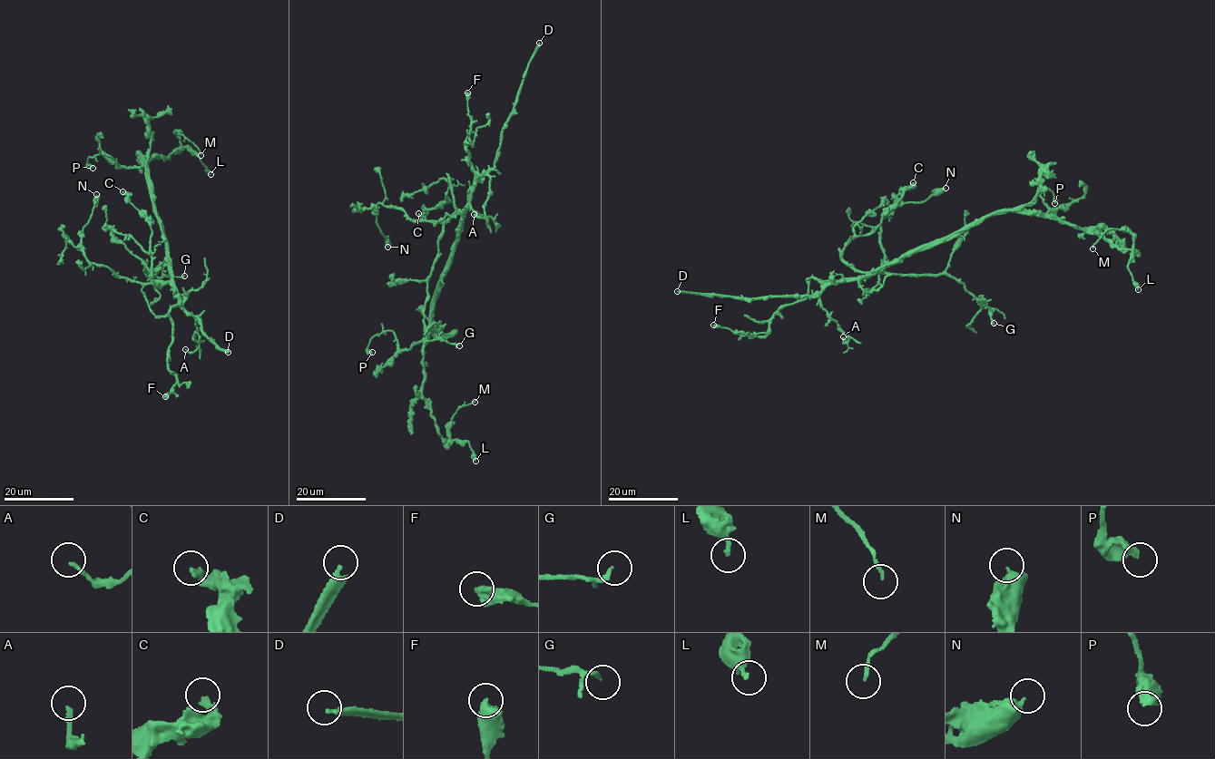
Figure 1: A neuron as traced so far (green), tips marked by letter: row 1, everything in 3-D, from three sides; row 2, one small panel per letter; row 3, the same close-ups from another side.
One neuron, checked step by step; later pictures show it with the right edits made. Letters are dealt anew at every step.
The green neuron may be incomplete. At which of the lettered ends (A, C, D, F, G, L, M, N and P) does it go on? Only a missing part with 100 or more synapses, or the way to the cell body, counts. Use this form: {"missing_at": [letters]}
{"missing_at": ["D"]}

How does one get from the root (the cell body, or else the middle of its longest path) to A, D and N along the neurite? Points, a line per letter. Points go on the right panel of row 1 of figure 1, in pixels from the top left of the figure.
A: (939, 240), (910, 249), (868, 274), (830, 282), (819, 300), (847, 338), (845, 344), (843, 336)
D: (939, 240), (910, 249), (868, 274), (830, 281), (811, 296), (749, 299), (677, 291)
N: (939, 240), (910, 249), (872, 274), (879, 272), (884, 261), (881, 221), (896, 207), (923, 201), (945, 188)

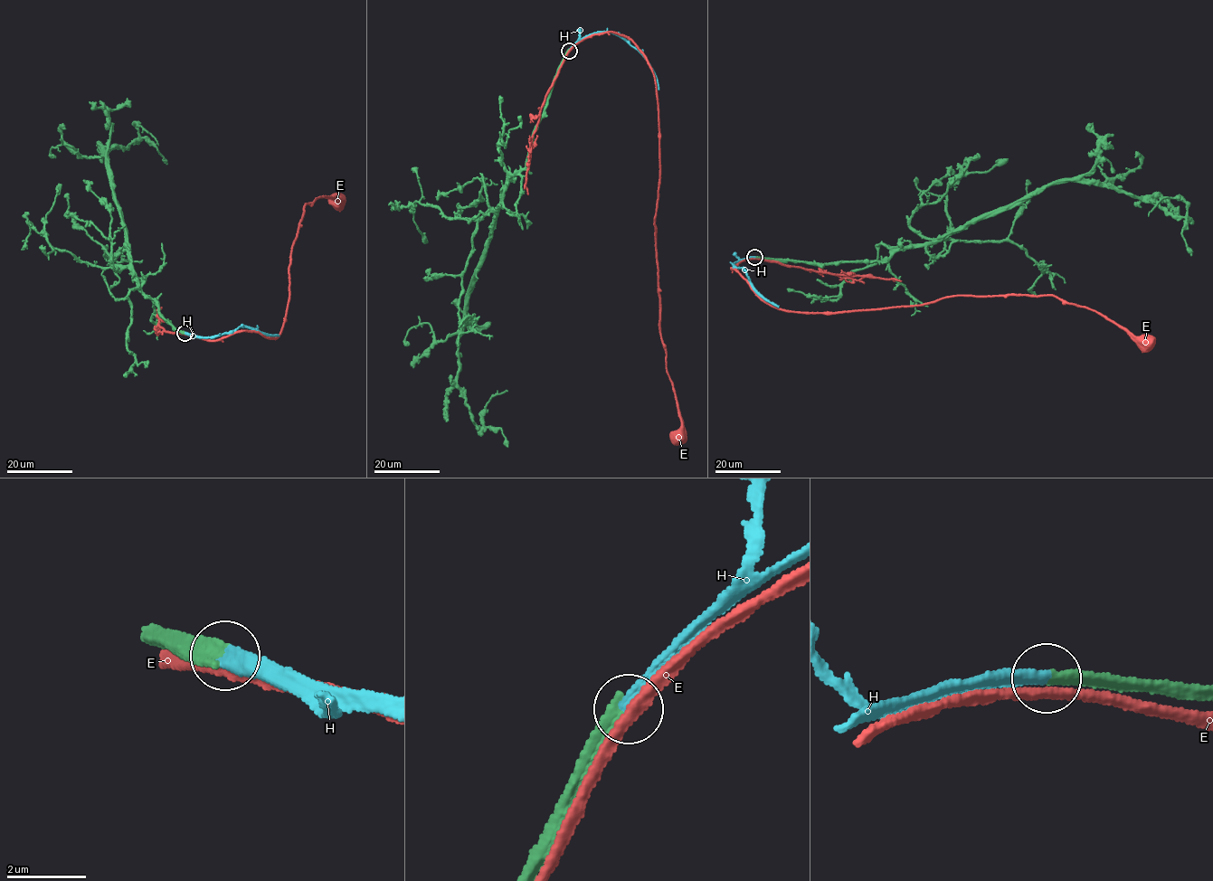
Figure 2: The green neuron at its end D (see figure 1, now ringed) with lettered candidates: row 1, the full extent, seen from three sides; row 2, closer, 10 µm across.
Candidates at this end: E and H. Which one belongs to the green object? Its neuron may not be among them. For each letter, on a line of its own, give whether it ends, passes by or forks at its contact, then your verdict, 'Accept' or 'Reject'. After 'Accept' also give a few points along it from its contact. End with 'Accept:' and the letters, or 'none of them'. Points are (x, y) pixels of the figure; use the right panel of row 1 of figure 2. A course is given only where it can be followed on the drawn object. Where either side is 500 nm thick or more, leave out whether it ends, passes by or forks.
E: It passes by. Reject
H: It ends there. Accept. Its course: (754, 258), (735, 261), (733, 267), (743, 269), (755, 290), (778, 307)
Accept: H

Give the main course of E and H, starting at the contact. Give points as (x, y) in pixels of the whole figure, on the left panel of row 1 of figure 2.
E: (184, 333), (209, 340), (247, 330), (279, 335), (306, 203), (328, 195), (338, 203)
H: (184, 333), (214, 336), (243, 326), (279, 336)

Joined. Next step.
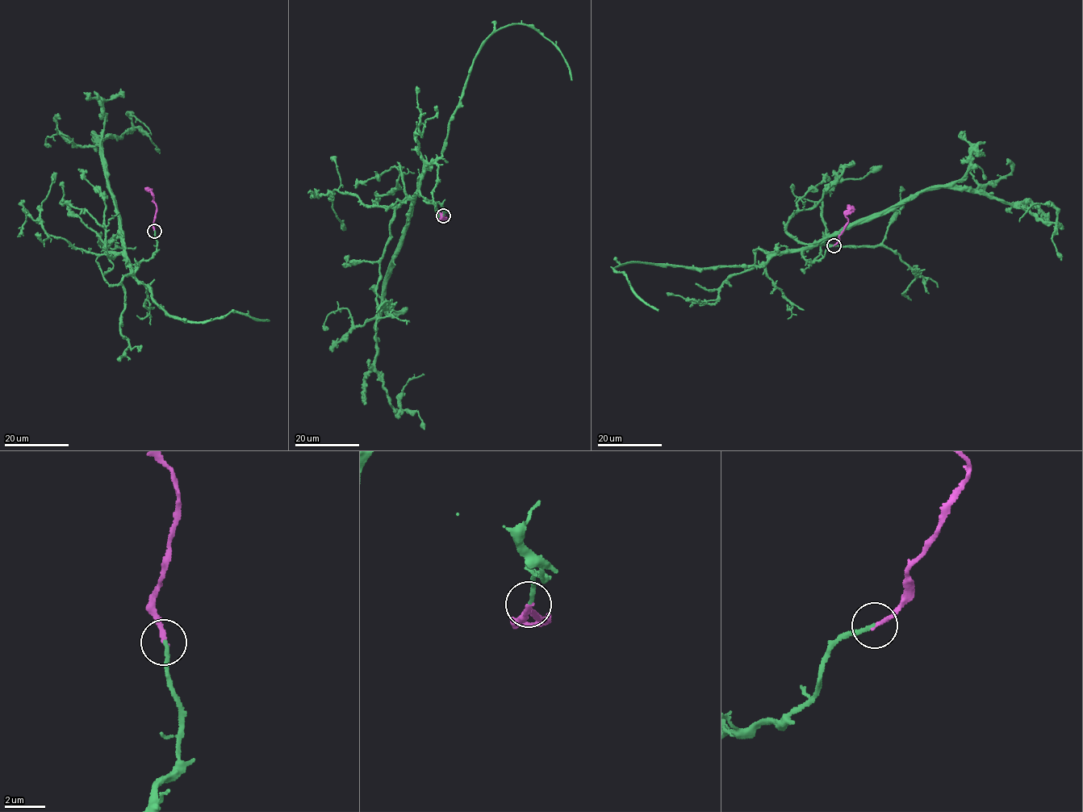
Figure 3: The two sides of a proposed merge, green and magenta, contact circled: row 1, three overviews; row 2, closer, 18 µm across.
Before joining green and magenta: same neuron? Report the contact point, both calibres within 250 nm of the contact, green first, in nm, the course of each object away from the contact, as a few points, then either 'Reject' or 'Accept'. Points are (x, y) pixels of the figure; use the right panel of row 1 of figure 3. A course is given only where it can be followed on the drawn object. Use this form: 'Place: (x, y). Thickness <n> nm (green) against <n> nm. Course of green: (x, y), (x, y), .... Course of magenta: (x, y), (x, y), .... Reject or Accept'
Place: (834, 245). Thickness 200 nm (green) against 200 nm. Course of green: (833, 245), (818, 260), (802, 254), (942, 187), (989, 194), (1055, 223), (1056, 210), (1032, 204), (1019, 222). Course of magenta: (833, 245), (847, 221), (845, 215), (853, 206). Accept

